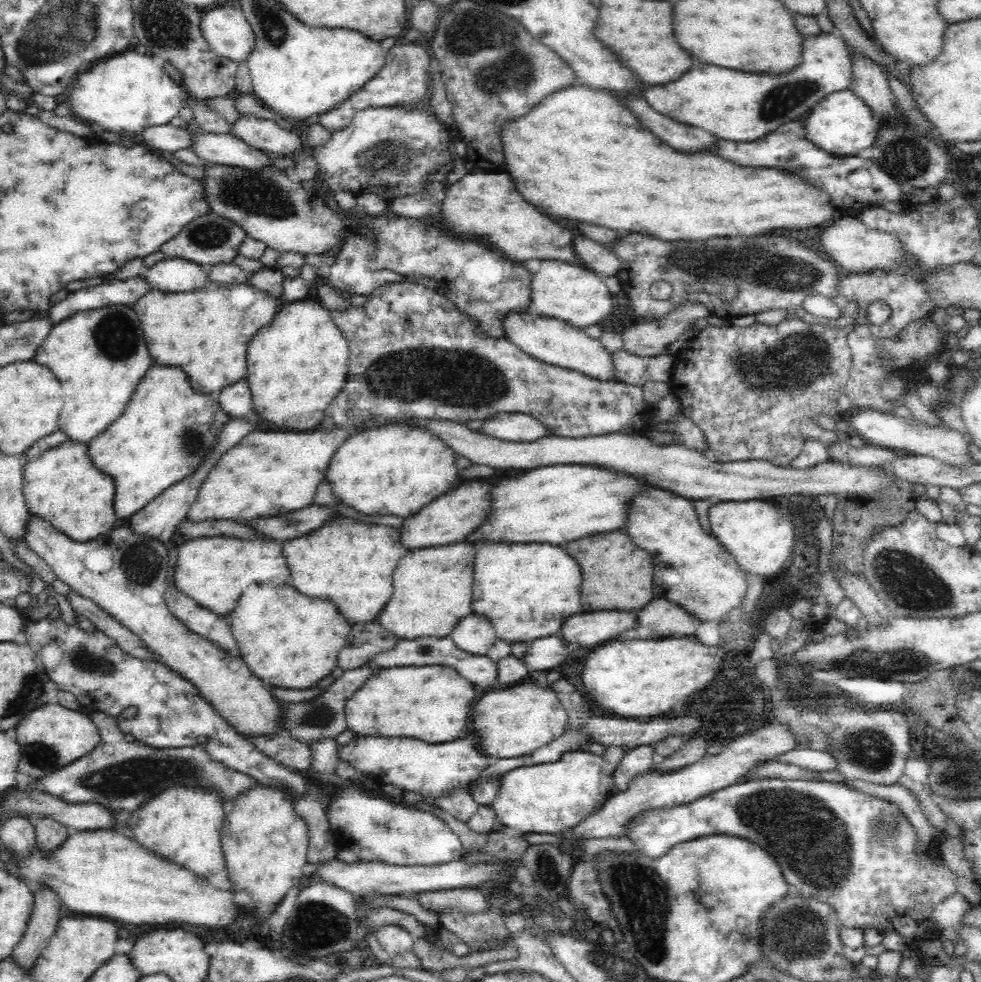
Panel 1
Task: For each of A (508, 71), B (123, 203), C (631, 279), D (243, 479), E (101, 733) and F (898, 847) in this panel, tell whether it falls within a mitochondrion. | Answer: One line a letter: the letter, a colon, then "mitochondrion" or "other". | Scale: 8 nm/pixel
A: mitochondrion
B: other
C: other
D: other
E: other
F: other

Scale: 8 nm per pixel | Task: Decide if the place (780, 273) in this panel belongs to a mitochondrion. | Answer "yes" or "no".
yes

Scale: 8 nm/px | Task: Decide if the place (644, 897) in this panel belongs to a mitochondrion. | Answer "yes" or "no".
yes

